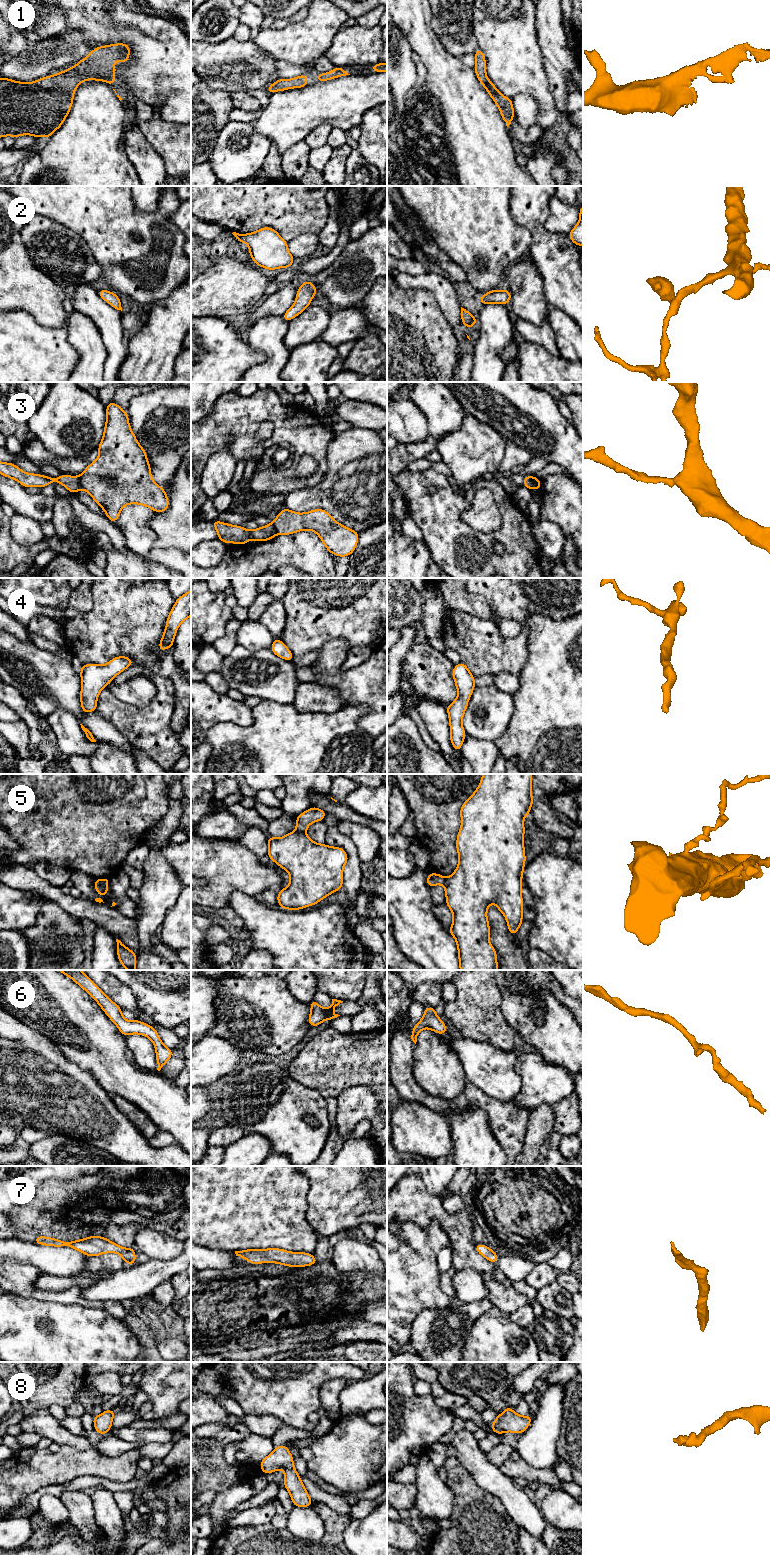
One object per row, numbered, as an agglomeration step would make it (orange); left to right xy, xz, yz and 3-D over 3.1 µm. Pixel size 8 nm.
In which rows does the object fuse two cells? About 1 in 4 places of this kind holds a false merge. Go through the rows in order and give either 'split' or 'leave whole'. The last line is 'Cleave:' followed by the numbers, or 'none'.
1: leave whole
2: leave whole
3: split
4: leave whole
5: split
6: leave whole
7: leave whole
8: leave whole
Cleave: 3, 5

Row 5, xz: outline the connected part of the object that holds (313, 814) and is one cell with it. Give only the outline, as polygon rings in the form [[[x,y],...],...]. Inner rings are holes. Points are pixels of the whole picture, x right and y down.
[[[311,807],[296,817],[296,831],[305,832],[309,825],[317,821],[323,821],[326,812],[317,807]]]

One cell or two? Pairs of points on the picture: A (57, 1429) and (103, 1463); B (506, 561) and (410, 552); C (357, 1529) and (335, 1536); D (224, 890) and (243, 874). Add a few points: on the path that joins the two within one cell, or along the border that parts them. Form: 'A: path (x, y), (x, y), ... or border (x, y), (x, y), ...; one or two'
A: border (61, 1444), (80, 1449), (92, 1447); two
B: border (423, 542), (432, 558); two
C: border (353, 1519), (343, 1534), (344, 1544); two
D: path (228, 885), (238, 875); one

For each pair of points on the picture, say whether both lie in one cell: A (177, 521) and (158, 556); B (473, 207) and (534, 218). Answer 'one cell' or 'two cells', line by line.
A: two cells
B: two cells

